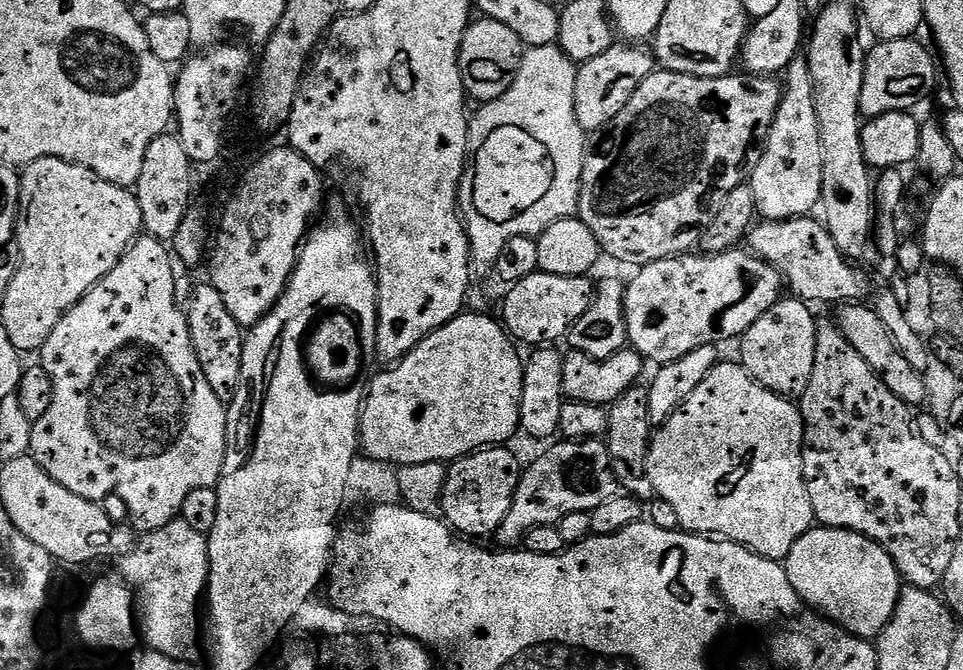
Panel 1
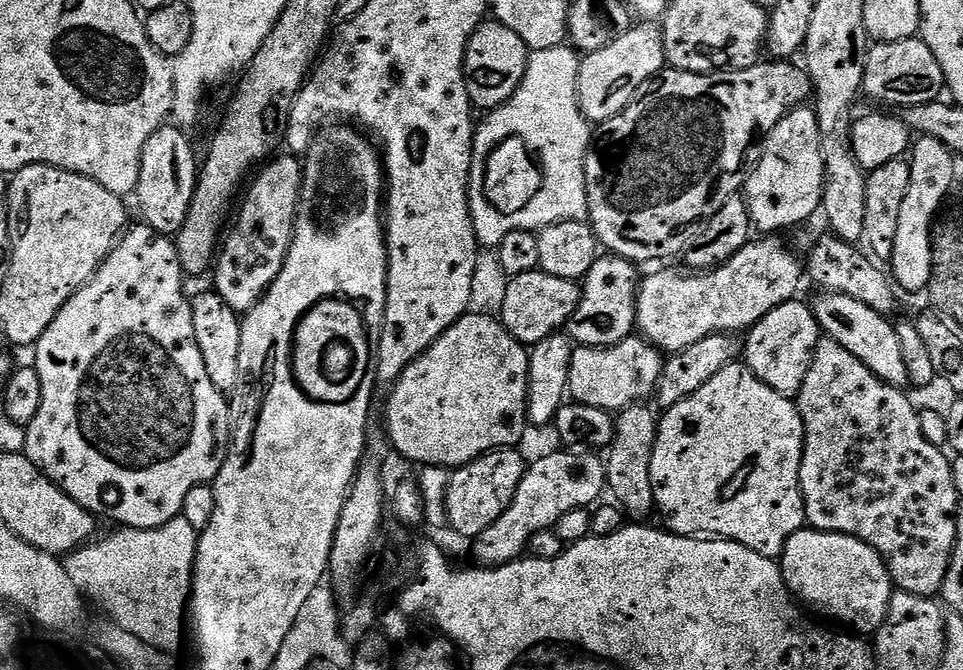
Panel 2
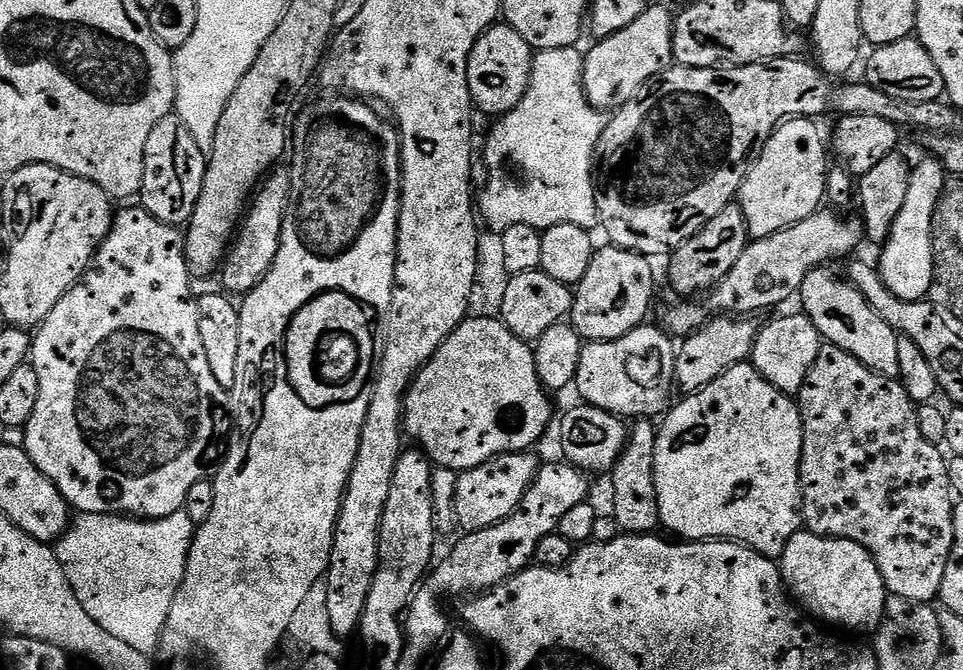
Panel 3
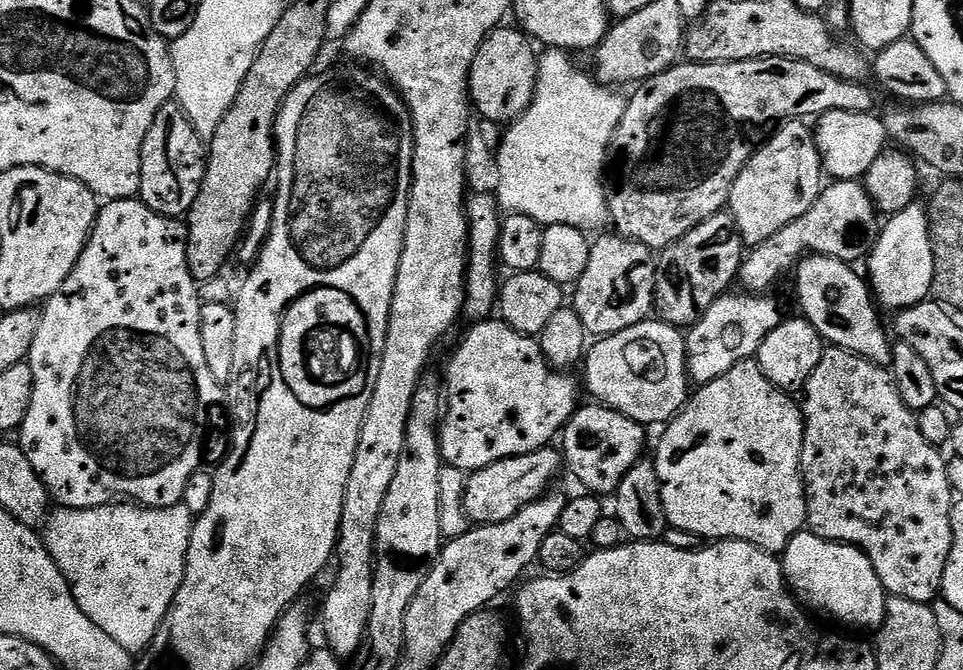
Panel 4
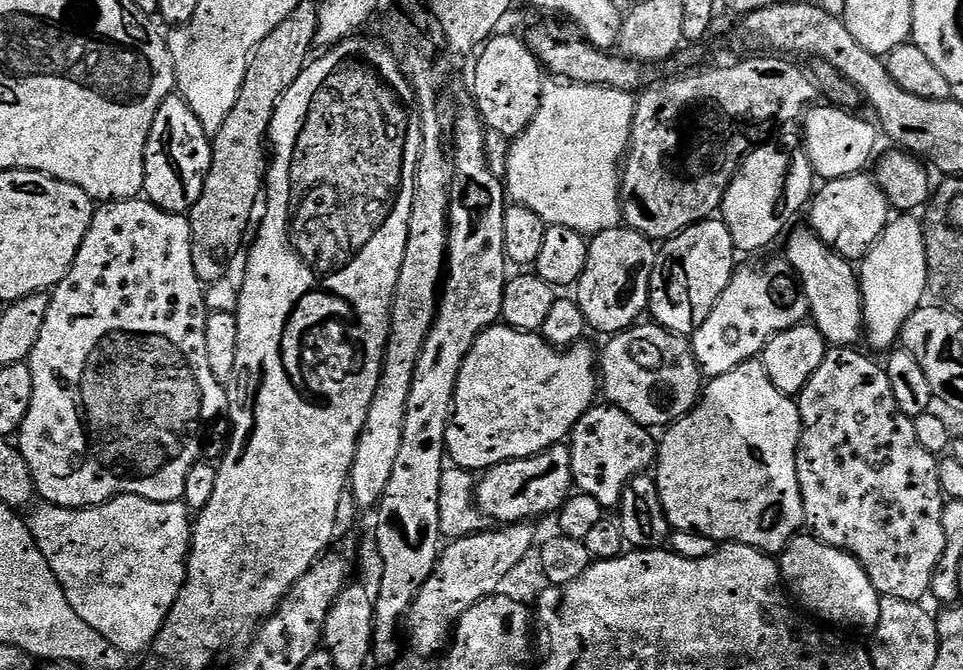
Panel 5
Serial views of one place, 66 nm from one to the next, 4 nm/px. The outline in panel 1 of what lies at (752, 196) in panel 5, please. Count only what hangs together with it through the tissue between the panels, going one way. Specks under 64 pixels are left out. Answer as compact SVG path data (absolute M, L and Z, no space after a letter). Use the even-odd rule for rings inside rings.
M797 58L786 70L786 91L768 131L760 161L752 171L750 183L756 211L764 220L789 220L807 216L820 202L822 194L822 142L816 117L814 86L807 59Z

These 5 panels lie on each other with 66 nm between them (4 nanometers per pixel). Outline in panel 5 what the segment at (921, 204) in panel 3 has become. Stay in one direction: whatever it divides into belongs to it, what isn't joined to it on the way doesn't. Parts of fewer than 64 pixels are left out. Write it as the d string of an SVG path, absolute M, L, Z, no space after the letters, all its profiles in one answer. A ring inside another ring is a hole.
M912 214L896 217L889 219L883 234L858 264L860 297L864 303L864 336L873 353L884 354L897 347L906 318L917 312L925 303L924 296L929 295L923 223Z

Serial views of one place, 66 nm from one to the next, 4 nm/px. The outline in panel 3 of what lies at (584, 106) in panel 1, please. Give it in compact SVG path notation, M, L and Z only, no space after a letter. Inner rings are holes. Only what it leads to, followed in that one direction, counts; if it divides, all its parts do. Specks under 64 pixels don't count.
M654 3L648 6L644 12L639 12L633 20L627 21L622 30L612 32L609 36L597 39L596 45L589 52L583 53L584 58L584 93L590 104L601 110L615 110L620 108L650 78L654 78L659 72L665 72L673 67L672 58L672 22L674 12L662 5Z

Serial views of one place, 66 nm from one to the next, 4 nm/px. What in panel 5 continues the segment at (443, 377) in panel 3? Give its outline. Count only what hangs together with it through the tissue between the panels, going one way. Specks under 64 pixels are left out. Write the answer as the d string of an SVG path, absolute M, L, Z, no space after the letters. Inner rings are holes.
M503 322L497 323L476 339L470 354L466 354L466 362L462 362L452 418L446 430L447 459L457 468L487 470L508 460L537 456L555 444L565 443L572 435L572 427L597 400L598 352L588 342L561 350L548 343L539 332L520 332Z

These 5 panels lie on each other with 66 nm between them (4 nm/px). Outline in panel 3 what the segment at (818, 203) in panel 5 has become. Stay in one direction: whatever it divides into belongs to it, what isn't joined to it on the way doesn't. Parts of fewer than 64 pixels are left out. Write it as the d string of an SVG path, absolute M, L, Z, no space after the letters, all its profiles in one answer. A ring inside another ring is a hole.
M821 210L819 212L815 212L810 218L806 218L802 222L798 222L794 226L790 226L789 228L783 228L782 230L778 230L778 234L774 234L773 236L767 236L766 238L762 238L761 240L752 240L749 243L747 250L742 254L742 258L738 258L738 262L734 262L734 270L730 270L730 274L726 274L726 278L722 278L722 282L717 284L715 288L711 289L707 293L706 299L708 299L708 304L713 308L713 313L716 314L752 314L748 312L764 312L767 308L776 308L779 304L784 304L788 299L795 297L797 293L799 293L800 287L802 286L802 282L806 278L806 274L810 274L813 270L818 267L827 265L828 260L832 260L835 256L848 256L851 257L856 247L859 246L860 243L865 243L865 230L864 230L864 221L861 219L859 215L854 214L854 216L844 216L848 214L841 214L836 210Z

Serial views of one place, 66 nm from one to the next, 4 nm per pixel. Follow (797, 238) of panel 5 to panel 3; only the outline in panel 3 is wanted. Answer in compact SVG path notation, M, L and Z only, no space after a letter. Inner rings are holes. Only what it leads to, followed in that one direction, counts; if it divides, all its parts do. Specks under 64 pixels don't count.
M821 266L806 274L798 293L798 301L804 307L801 308L803 315L814 322L827 343L846 350L846 354L858 358L862 366L874 370L880 376L899 377L898 333L874 311L870 302L866 302L863 294L847 278L830 269Z

